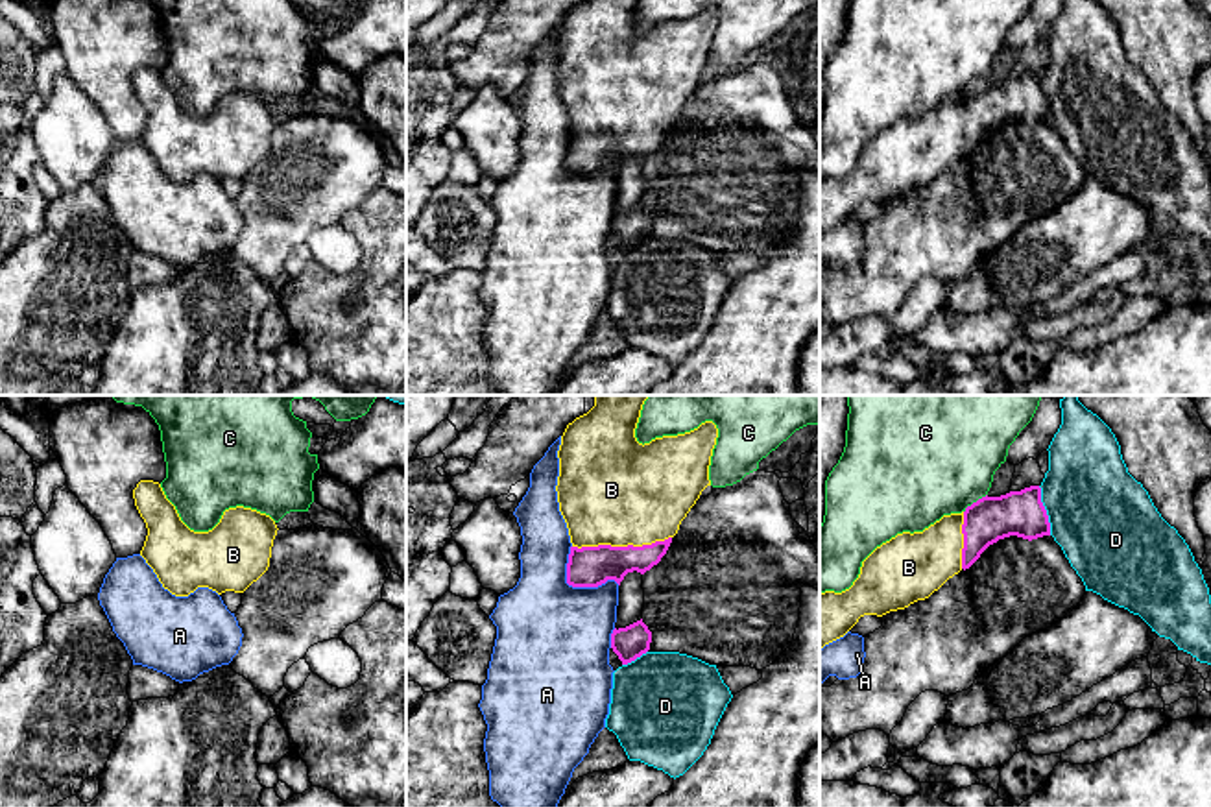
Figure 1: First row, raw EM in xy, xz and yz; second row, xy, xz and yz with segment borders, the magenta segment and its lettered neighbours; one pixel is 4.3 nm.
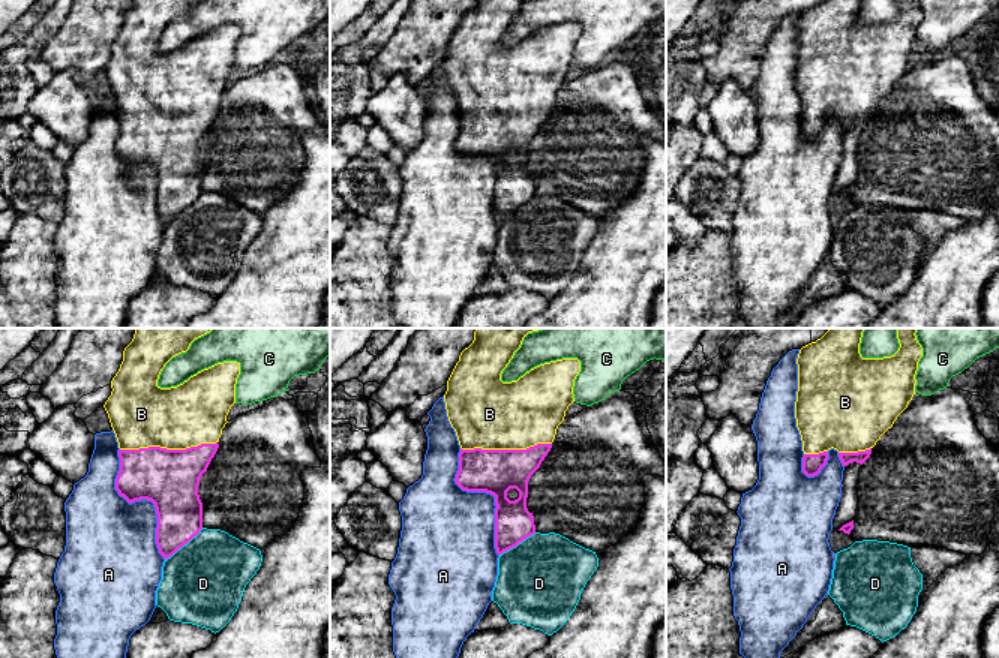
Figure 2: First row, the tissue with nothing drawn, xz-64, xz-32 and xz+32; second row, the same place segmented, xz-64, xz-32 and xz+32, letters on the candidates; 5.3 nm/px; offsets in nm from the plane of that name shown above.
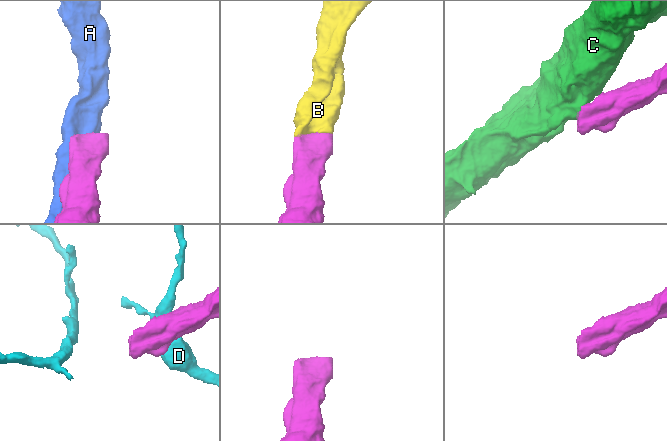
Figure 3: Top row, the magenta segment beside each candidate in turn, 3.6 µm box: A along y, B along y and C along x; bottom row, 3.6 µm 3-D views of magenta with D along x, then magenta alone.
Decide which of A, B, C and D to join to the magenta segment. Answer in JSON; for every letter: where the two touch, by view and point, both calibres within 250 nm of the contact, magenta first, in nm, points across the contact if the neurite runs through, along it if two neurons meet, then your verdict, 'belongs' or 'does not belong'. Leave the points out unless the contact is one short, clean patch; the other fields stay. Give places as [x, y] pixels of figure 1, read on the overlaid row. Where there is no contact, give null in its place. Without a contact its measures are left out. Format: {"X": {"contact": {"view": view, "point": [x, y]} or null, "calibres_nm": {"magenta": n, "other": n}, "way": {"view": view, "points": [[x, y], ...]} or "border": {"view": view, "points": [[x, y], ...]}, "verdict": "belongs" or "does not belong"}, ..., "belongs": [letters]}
{"A": {"contact": {"view": "xz", "point": [576, 586]}, "calibres_nm": {"magenta": 180, "other": 480}, "verdict": "does not belong"}, "B": {"contact": {"view": "xz", "point": [621, 547]}, "calibres_nm": {"magenta": 180, "other": 460}, "verdict": "belongs"}, "C": {"contact": {"view": "yz", "point": [973, 503]}, "calibres_nm": {"magenta": 200, "other": 500}, "verdict": "does not belong"}, "D": {"contact": {"view": "yz", "point": [1045, 510]}, "calibres_nm": {"magenta": 200, "other": 440}, "verdict": "does not belong"}, "belongs": ["B"]}

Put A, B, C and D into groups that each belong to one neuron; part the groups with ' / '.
A / B / C / D

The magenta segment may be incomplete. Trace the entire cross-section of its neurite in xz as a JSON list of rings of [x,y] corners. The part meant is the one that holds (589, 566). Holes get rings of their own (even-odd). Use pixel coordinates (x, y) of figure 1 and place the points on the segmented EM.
[[[594,395],[594,406],[569,423],[561,436],[556,491],[572,543],[567,563],[567,584],[572,587],[598,587],[607,580],[615,580],[620,585],[628,572],[644,574],[650,571],[666,554],[681,521],[701,491],[711,486],[709,465],[718,438],[716,425],[705,421],[690,432],[655,438],[642,445],[635,438],[635,428],[648,397]]]

